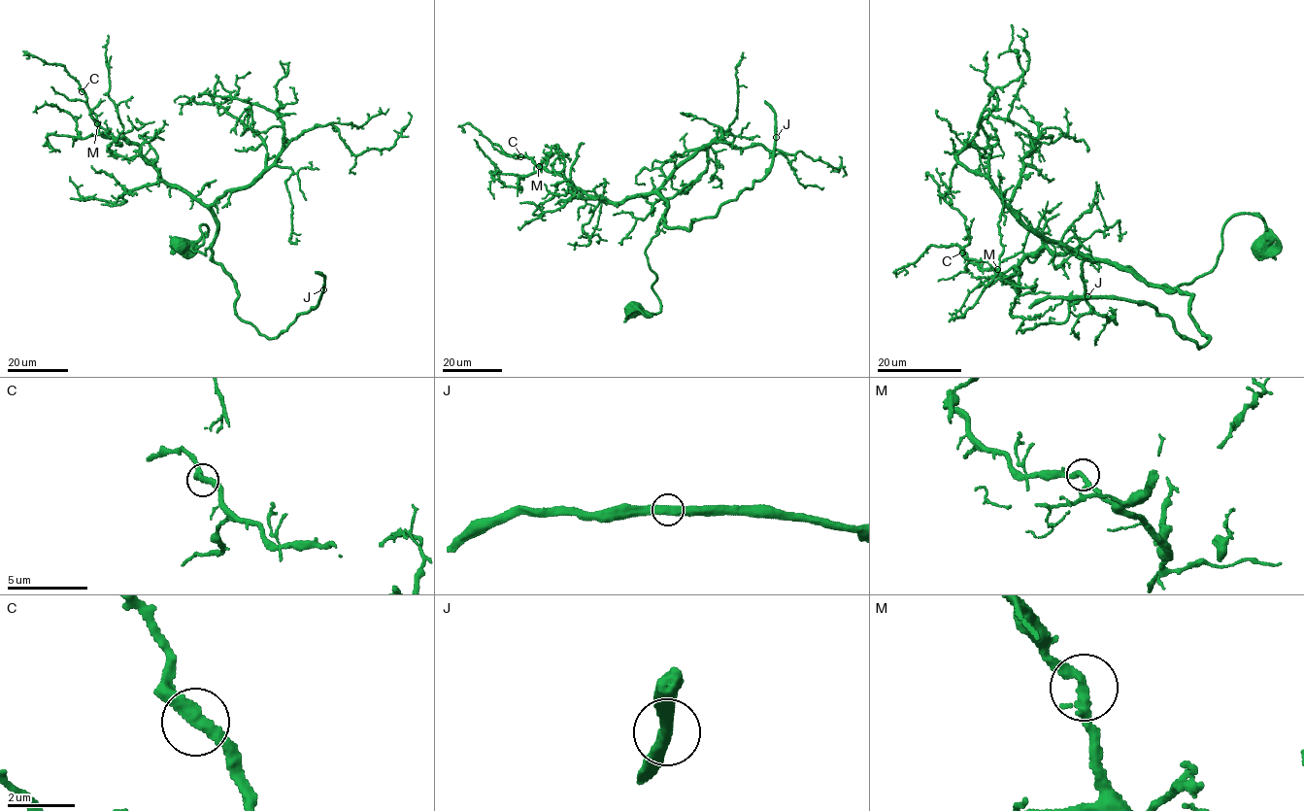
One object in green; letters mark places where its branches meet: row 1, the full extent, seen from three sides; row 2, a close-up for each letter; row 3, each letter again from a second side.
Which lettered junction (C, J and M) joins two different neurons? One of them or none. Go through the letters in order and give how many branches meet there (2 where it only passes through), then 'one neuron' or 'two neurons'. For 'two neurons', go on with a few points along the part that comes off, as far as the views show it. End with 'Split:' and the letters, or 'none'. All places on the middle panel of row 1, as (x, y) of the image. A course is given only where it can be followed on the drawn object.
C: branches 2; one neuron
J: branches 2; one neuron
M: branches 2; one neuron
Split: none

